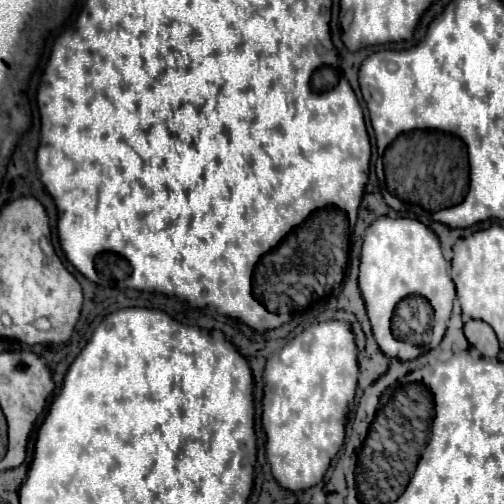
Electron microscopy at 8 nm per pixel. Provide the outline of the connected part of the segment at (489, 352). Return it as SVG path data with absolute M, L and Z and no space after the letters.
M468 320L464 324L464 334L466 334L470 346L476 348L482 356L486 356L486 358L496 358L498 356L500 346L498 346L496 334L486 322L482 322L482 320Z

